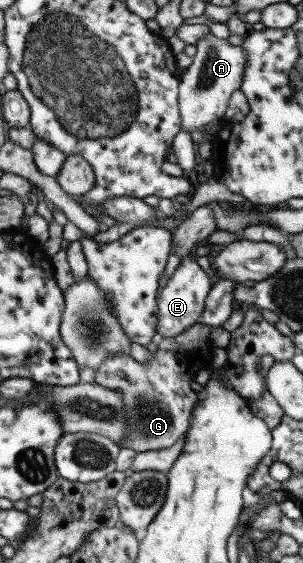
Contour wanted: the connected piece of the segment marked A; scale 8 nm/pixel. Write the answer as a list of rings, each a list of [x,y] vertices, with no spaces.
[[[208,33],[193,44],[196,54],[192,64],[180,74],[177,86],[177,105],[180,113],[181,129],[186,132],[201,130],[203,126],[218,122],[226,110],[230,95],[240,88],[246,65],[242,48],[229,44],[226,39],[216,38]]]

